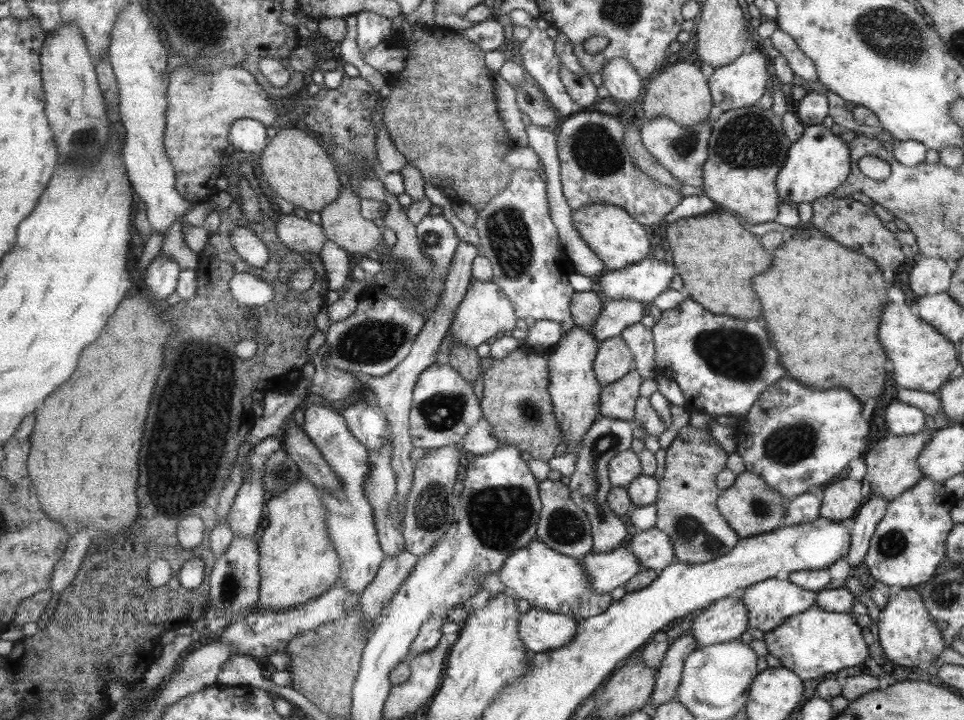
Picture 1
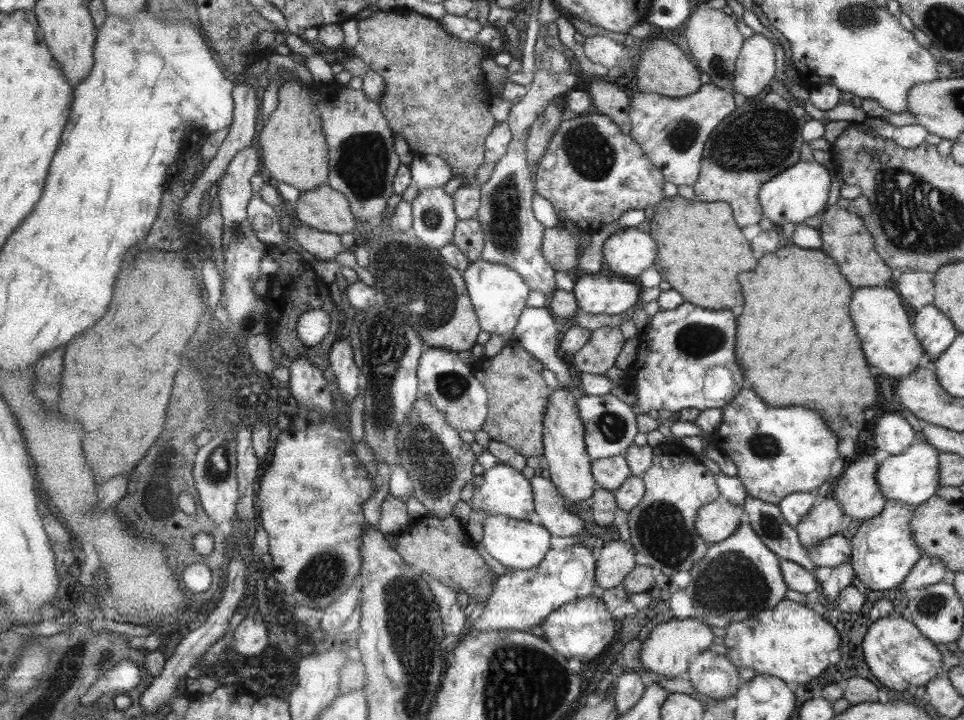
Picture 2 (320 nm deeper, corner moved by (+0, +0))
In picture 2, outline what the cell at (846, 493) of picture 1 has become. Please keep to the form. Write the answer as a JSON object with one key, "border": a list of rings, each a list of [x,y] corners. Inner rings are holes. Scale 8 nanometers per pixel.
{"border":[[[821,496],[794,528],[801,546],[807,551],[833,537],[843,522],[843,509],[835,498]]]}

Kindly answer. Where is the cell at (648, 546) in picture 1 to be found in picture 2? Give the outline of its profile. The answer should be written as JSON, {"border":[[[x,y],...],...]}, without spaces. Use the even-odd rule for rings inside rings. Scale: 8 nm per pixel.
{"border":[[[628,540],[609,541],[601,547],[599,556],[595,558],[596,588],[599,592],[621,586],[625,576],[637,566],[635,554]]]}

